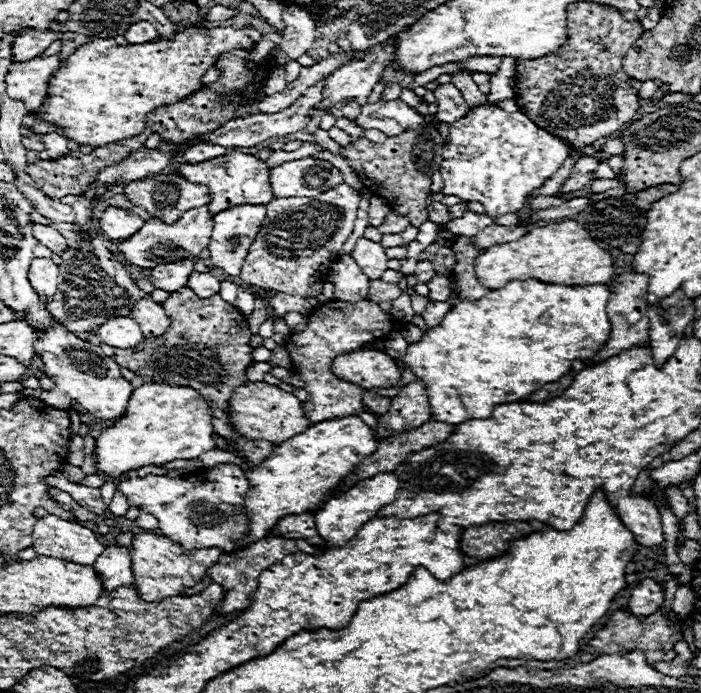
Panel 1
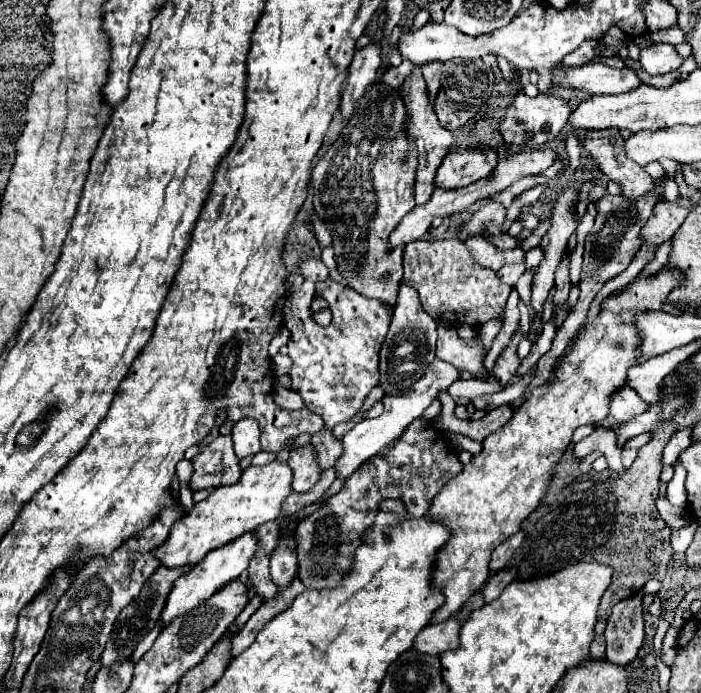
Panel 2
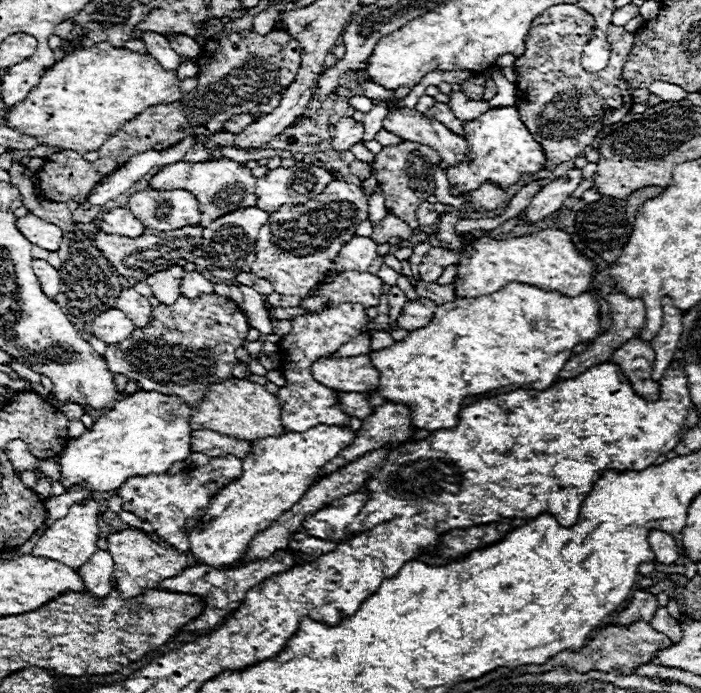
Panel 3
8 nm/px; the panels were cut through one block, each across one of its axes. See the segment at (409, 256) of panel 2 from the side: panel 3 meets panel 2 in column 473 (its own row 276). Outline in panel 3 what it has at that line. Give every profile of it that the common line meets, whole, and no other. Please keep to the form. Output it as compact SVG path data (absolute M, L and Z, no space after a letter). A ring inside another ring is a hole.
M334 180L318 198L312 198L302 206L280 206L268 218L258 232L256 260L254 266L250 266L250 272L270 280L278 294L304 296L314 286L322 284L338 250L354 238L354 228L364 220L368 220L368 198L362 188Z

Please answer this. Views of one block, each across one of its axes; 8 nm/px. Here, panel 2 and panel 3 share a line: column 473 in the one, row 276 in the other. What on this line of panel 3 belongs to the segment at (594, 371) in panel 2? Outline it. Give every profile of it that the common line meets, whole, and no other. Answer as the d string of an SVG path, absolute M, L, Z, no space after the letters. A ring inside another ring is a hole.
M560 228L540 230L512 240L478 238L466 248L456 276L456 294L460 298L476 298L498 292L508 282L538 286L542 290L558 290L566 296L578 296L592 286L596 266L590 258L582 256L572 244L570 236Z

